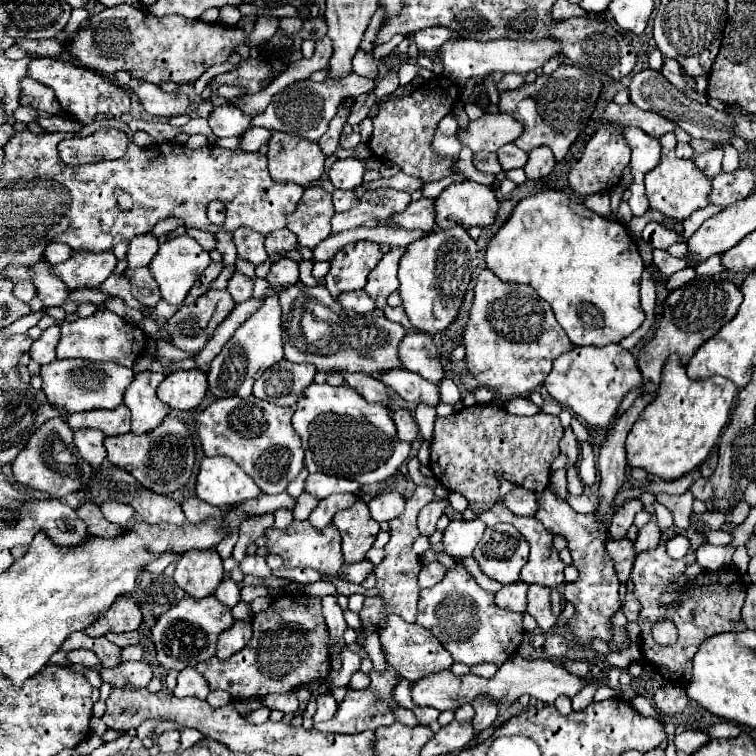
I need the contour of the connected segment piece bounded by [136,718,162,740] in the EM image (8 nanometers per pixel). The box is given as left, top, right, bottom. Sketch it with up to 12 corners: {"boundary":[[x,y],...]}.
{"boundary":[[160,718],[144,720],[136,728],[140,740],[148,738],[160,722]]}

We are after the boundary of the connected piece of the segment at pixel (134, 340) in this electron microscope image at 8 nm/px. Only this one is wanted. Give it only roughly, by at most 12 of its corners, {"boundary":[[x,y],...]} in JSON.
{"boundary":[[110,310],[60,322],[56,358],[132,366],[146,334]]}

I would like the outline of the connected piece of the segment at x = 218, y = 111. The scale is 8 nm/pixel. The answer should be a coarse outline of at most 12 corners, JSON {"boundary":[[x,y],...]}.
{"boundary":[[216,106],[208,124],[218,138],[242,136],[250,116]]}

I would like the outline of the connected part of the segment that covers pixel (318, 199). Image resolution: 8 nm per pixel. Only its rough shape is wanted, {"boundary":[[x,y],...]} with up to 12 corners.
{"boundary":[[304,190],[288,228],[312,250],[330,236],[332,196]]}

